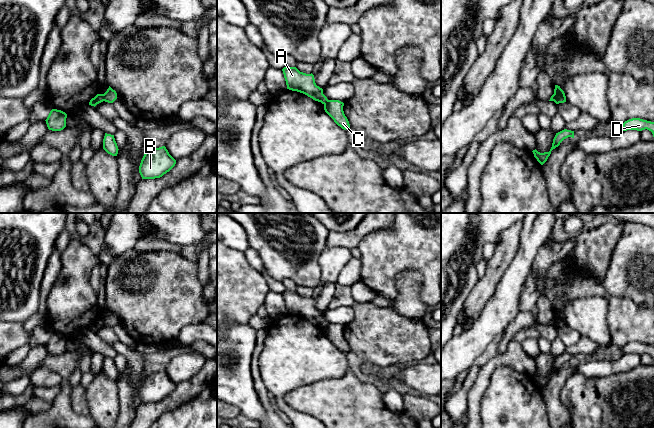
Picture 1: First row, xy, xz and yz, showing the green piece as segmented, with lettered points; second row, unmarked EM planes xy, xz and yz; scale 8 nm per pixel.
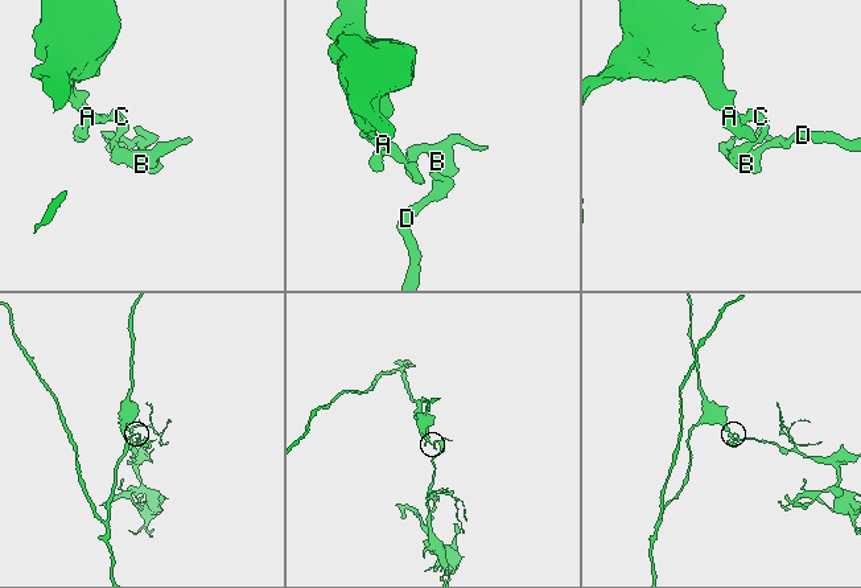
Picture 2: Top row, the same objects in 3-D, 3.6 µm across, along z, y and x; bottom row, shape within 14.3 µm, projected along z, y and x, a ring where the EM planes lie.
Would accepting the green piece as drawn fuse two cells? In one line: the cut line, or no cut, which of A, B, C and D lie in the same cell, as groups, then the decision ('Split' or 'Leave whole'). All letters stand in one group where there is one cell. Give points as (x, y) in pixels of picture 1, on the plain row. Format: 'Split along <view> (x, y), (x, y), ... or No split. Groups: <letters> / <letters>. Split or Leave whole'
Split along xy (101, 318), (103, 324). Groups: A / B C D. Split

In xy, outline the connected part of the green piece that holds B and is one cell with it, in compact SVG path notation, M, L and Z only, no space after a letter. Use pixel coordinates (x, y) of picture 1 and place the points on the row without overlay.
M165 370L153 372L146 376L139 390L142 403L160 402L169 396L176 384L169 378Z

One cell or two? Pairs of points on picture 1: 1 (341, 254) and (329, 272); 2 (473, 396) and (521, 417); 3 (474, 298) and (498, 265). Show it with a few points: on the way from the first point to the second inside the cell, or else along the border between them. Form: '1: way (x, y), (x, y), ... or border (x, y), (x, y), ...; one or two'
1: way (337, 258), (331, 264), (331, 268); one
2: border (490, 378), (490, 382), (481, 400), (480, 417); two
3: way (482, 290), (493, 273); one

